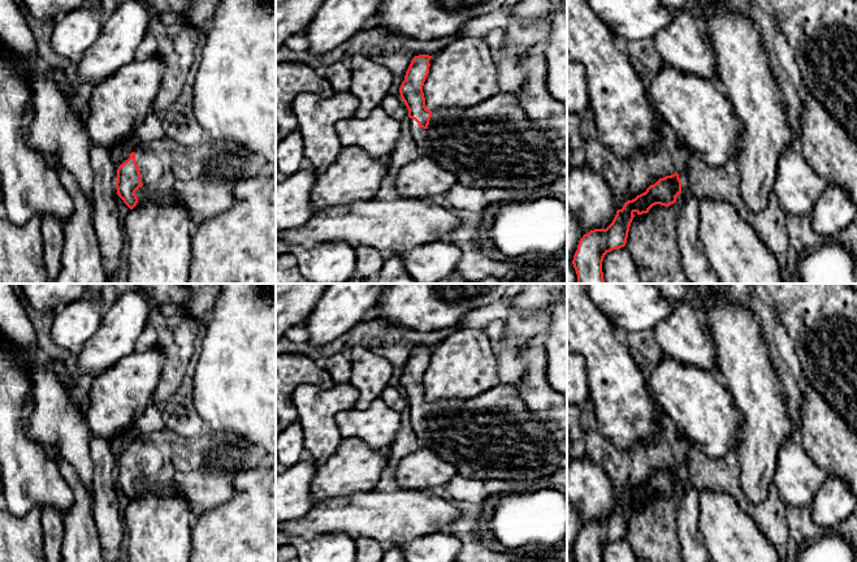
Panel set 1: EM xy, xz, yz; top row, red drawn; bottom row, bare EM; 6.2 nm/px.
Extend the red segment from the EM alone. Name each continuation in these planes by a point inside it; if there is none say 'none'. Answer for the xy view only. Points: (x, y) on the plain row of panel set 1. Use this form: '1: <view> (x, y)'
1: xy (202, 468)

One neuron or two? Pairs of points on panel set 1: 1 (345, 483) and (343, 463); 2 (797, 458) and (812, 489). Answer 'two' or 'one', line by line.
1: one
2: one

